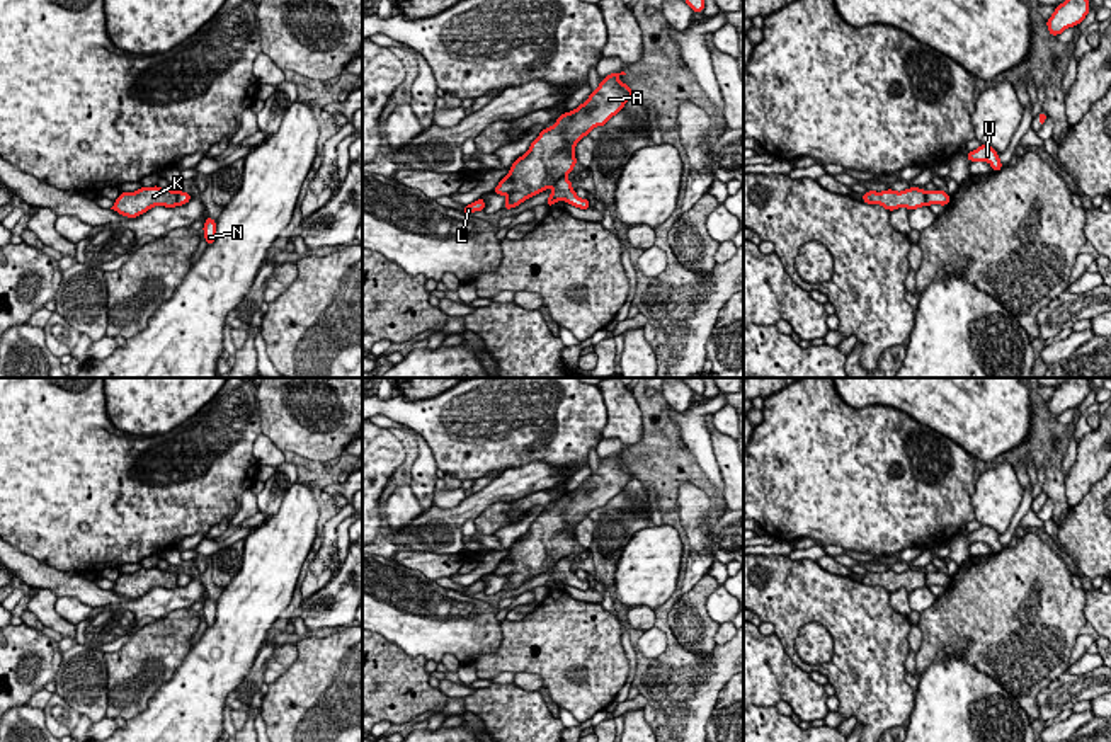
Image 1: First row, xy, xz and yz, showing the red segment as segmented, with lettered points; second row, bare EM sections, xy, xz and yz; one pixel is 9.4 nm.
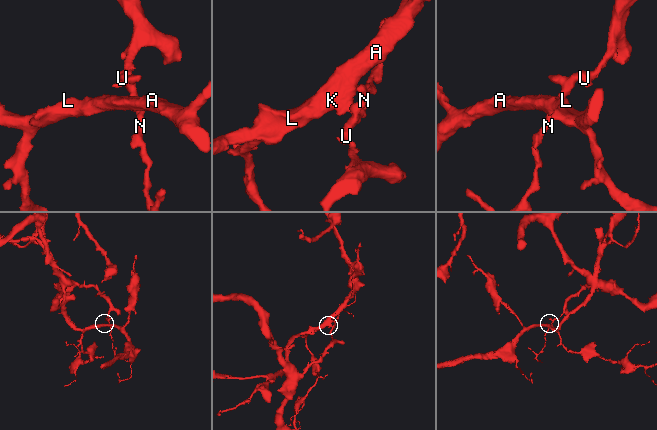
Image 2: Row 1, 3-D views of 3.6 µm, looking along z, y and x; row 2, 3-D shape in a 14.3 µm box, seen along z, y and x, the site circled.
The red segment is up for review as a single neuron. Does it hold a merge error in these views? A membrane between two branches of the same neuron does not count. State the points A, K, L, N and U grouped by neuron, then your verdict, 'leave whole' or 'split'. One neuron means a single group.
A K L / N U; split

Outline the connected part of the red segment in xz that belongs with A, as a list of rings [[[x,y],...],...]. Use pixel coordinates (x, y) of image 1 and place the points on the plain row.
[[[609,454],[589,480],[570,494],[563,494],[551,509],[544,509],[519,538],[509,555],[493,570],[505,577],[504,591],[517,589],[526,580],[550,570],[577,546],[575,526],[589,517],[589,512],[616,497],[635,473],[621,465],[621,454]]]

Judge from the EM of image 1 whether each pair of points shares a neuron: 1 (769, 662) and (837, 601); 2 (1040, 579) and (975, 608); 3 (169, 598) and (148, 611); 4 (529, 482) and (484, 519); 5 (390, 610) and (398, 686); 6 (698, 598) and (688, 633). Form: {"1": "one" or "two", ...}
{"1": "two", "2": "one", "3": "one", "4": "two", "5": "two", "6": "one"}

